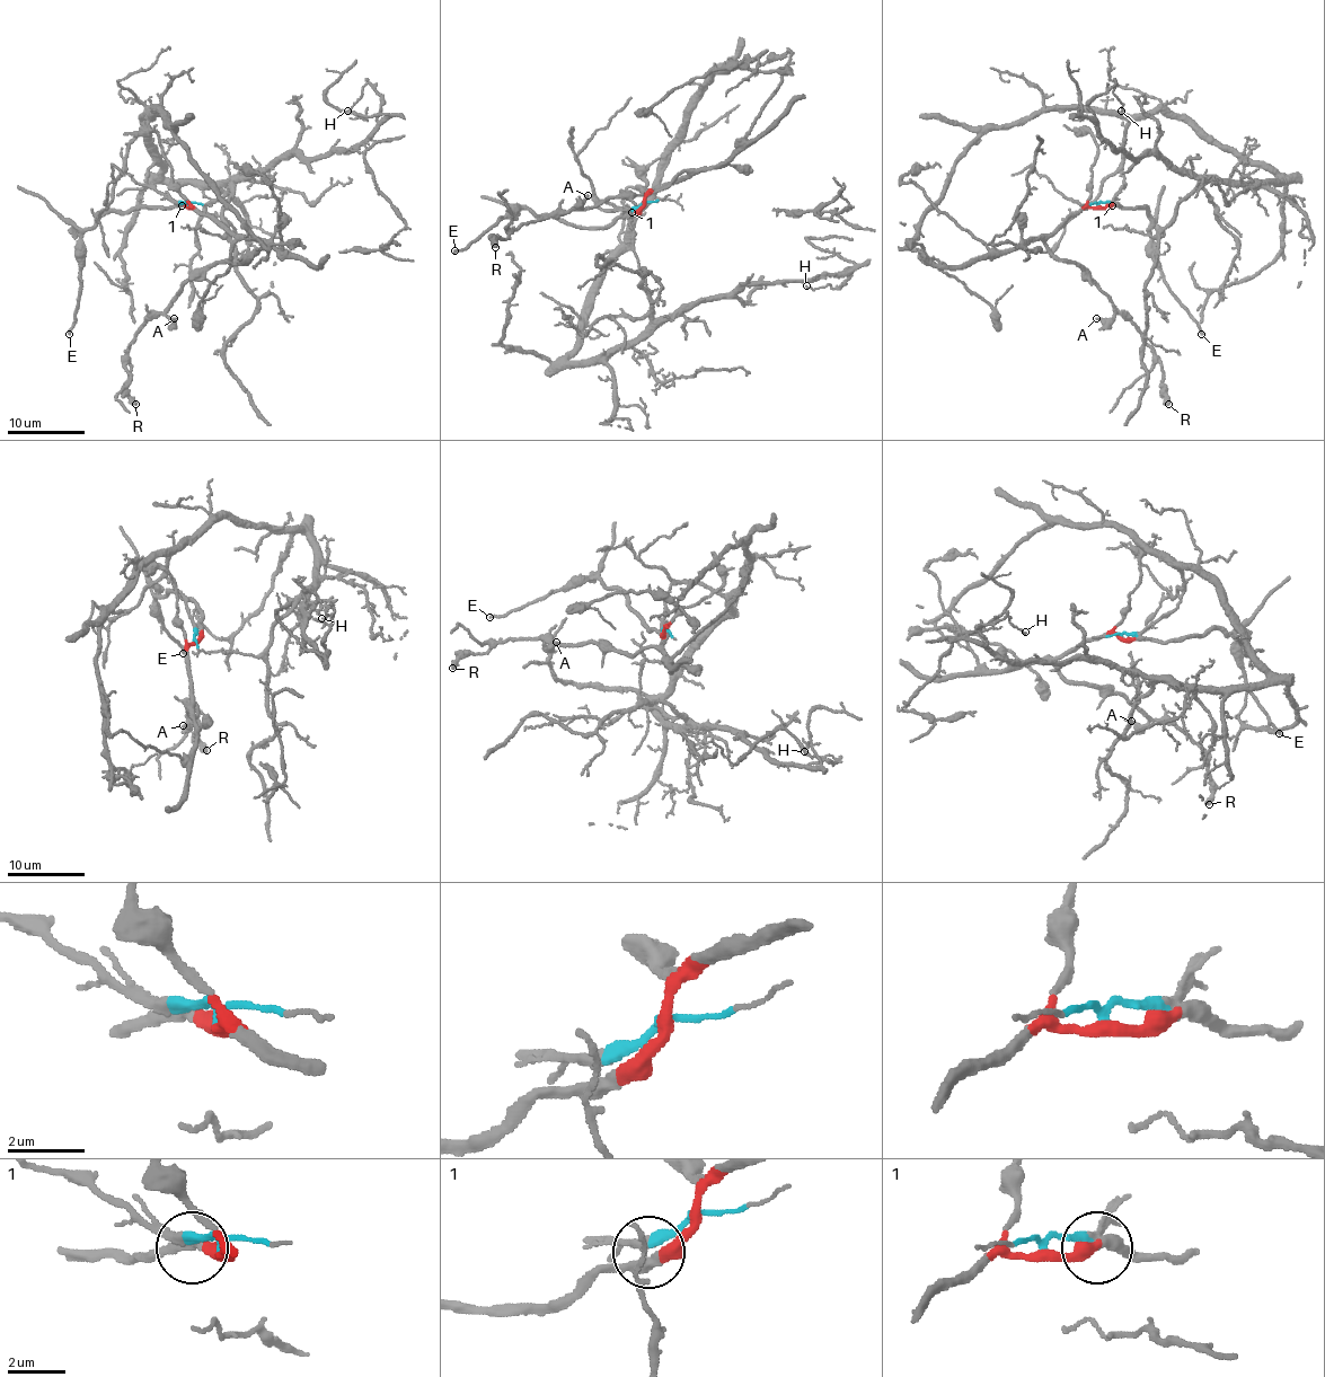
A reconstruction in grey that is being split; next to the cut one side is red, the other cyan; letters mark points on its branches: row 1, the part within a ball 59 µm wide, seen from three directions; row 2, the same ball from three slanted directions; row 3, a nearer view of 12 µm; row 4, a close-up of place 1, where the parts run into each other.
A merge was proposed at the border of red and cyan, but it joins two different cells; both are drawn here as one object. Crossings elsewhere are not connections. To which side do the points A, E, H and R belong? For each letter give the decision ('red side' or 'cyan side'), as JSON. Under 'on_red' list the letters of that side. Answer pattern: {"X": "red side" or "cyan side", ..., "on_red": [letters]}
{"A": "red side", "E": "red side", "H": "cyan side", "R": "red side", "on_red": ["A", "E", "R"]}

